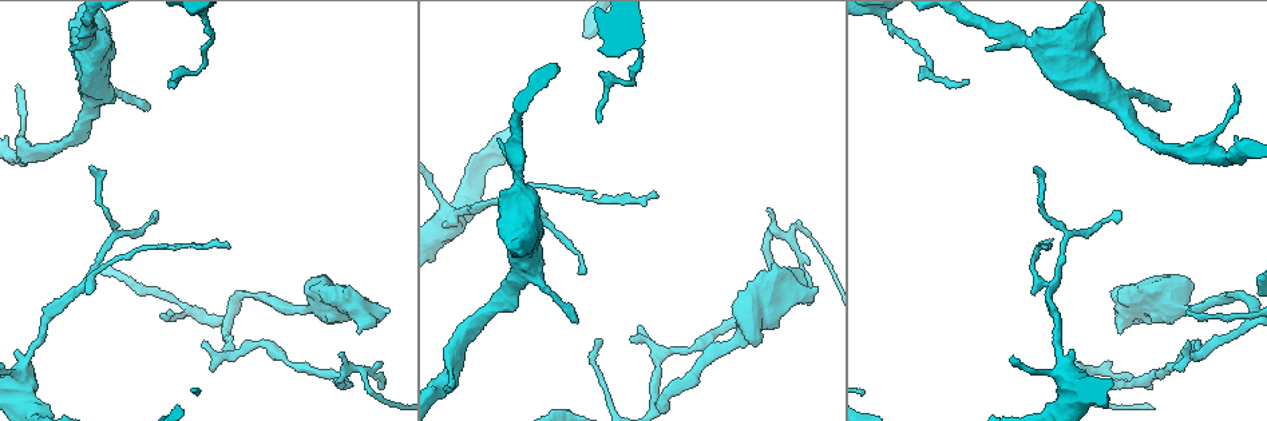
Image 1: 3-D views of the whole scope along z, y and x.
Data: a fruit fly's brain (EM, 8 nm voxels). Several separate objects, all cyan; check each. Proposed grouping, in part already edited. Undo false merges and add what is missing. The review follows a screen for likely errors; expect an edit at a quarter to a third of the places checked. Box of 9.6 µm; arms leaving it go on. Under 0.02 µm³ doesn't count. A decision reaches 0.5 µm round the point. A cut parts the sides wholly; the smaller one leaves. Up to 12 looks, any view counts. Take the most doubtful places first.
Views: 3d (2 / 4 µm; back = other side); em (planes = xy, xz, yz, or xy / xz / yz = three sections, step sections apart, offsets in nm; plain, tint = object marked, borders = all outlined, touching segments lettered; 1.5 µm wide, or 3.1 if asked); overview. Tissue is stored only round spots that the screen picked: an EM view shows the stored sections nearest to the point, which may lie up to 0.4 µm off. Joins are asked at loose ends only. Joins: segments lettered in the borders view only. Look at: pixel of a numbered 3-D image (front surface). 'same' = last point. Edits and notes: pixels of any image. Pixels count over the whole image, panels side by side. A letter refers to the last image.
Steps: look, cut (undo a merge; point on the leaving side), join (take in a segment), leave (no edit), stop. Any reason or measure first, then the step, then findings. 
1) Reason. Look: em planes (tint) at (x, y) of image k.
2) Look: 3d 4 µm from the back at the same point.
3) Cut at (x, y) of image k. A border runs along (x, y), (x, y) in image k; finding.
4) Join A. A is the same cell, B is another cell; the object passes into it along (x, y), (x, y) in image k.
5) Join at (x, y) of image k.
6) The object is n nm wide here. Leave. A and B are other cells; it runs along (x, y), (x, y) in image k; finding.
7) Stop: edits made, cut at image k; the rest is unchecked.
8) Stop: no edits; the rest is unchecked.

An open end. Look: 3d 2 µm at (578, 322) of image 1.

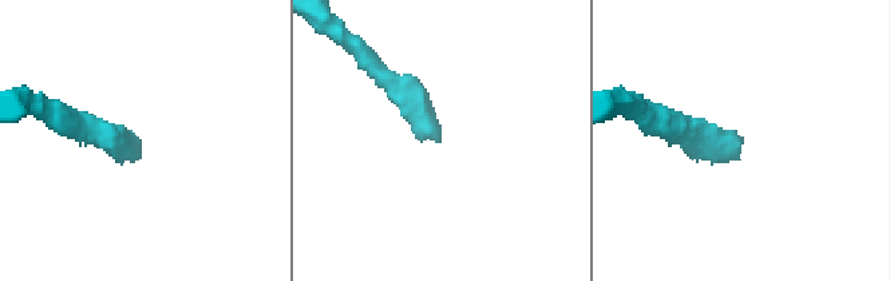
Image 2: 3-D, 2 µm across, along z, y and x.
Shape alone is not enough. Look: em yz step 8 (tint) at (439, 130) of image 2.

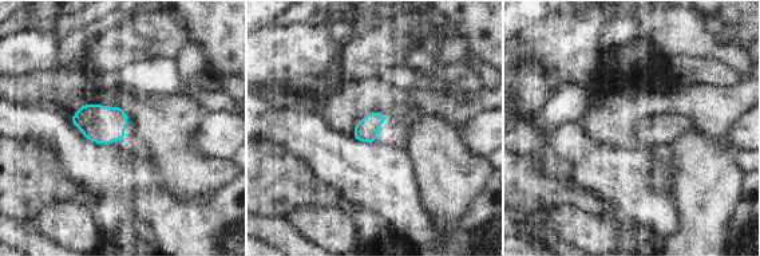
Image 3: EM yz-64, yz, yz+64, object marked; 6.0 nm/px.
Cut it another way. Look: em planes (borders) at the same point.

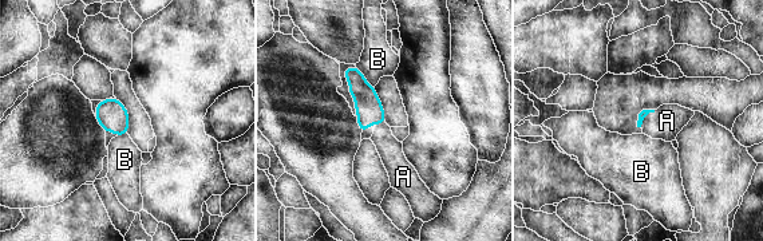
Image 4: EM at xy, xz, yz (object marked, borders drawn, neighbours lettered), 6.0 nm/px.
The longest contact is with B, 180 nm. Join at (667, 121) of image 4. A is the same cell, B is another cell; it goes on there.

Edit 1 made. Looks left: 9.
Thick end. Look: em xz step 8 (borders) at (359, 329) of image 1.

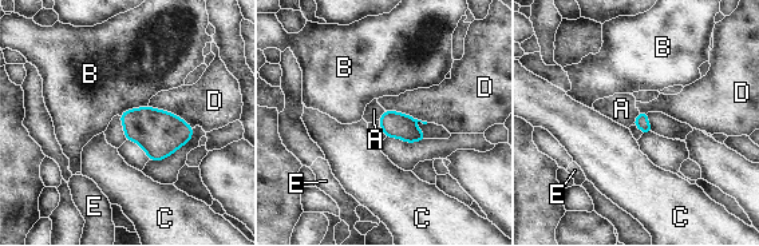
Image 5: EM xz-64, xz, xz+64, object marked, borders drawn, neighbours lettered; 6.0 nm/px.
Leave. A, B, C, D and E are other cells; a border runs along (639, 112), (632, 125) in image 5; no lettered segment goes on from it.

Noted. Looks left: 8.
Sudden change in width. Look: 3d 4 µm from the back at (1044, 373) of image 1.

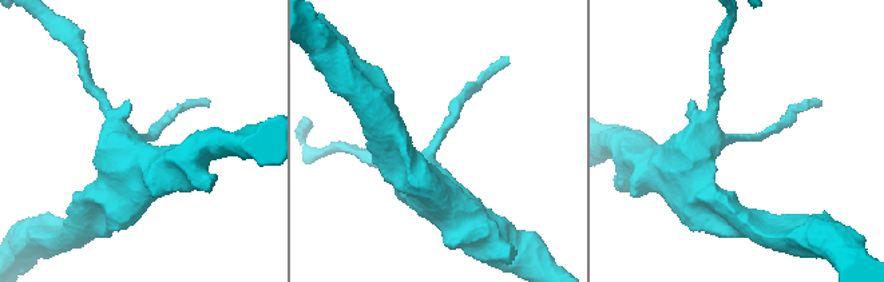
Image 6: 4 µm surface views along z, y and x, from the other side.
Now the EM. Look: em planes (borders) at (737, 136) of image 6.

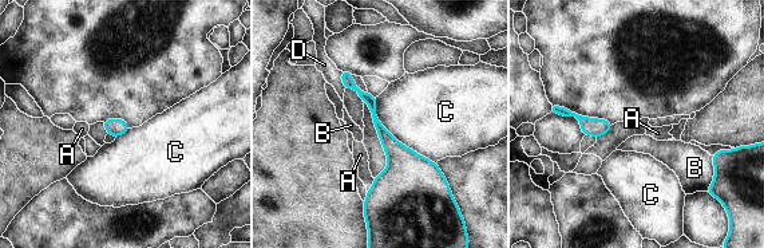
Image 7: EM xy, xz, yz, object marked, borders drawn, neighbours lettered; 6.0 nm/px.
The longest contact is with C, 550 nm. Leave. A, B, C and D are other cells; all the same cell.

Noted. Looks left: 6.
Stop: edits made, join at image 4; the rest is unchecked.

